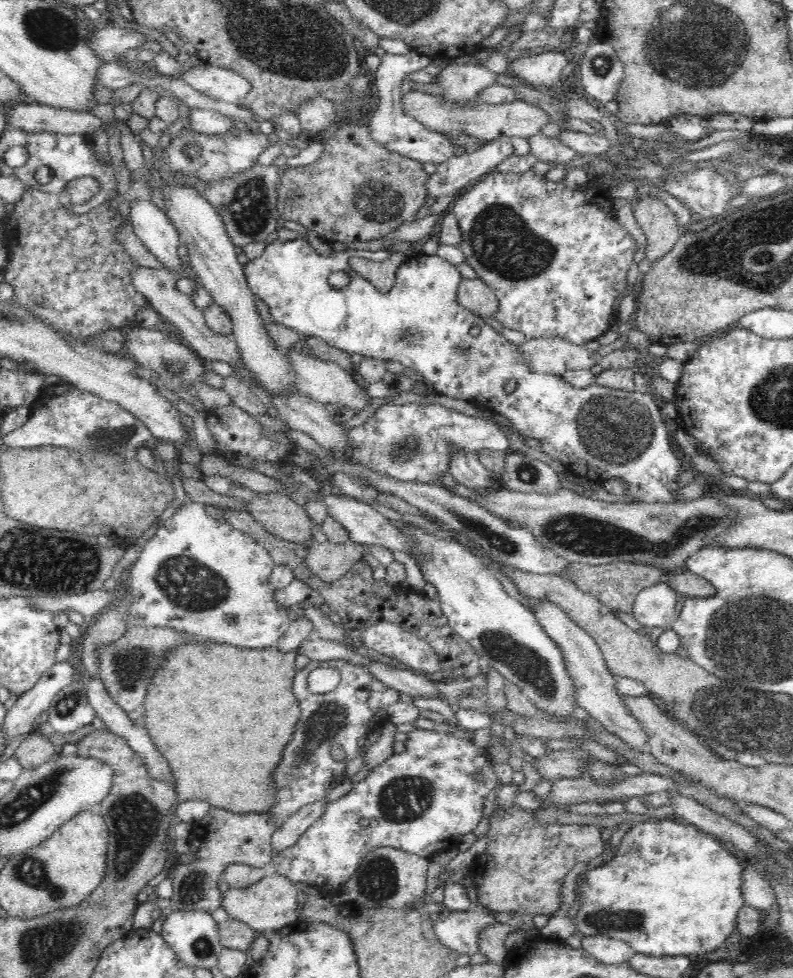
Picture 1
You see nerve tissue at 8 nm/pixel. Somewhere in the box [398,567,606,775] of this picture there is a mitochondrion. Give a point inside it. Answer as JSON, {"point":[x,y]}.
{"point":[522,660]}

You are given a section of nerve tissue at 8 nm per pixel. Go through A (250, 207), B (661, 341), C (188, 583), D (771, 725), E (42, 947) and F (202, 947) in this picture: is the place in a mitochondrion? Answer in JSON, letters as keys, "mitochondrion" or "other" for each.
{"A":"mitochondrion","B":"other","C":"mitochondrion","D":"mitochondrion","E":"mitochondrion","F":"mitochondrion"}

